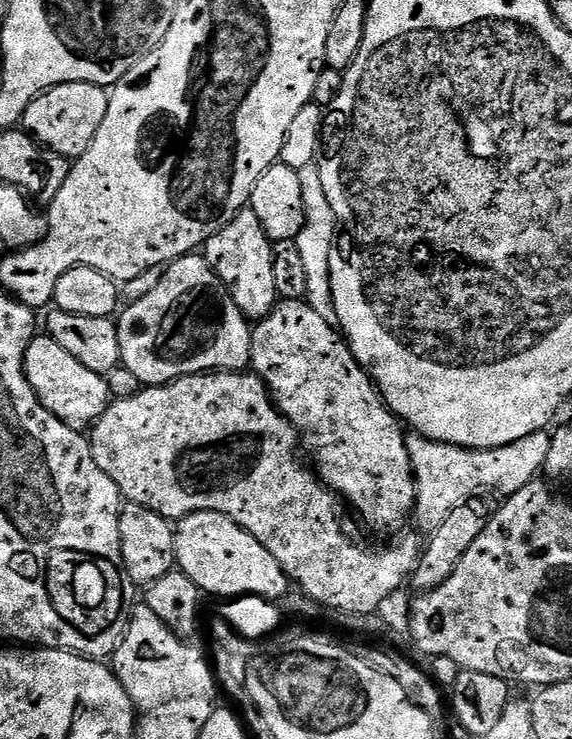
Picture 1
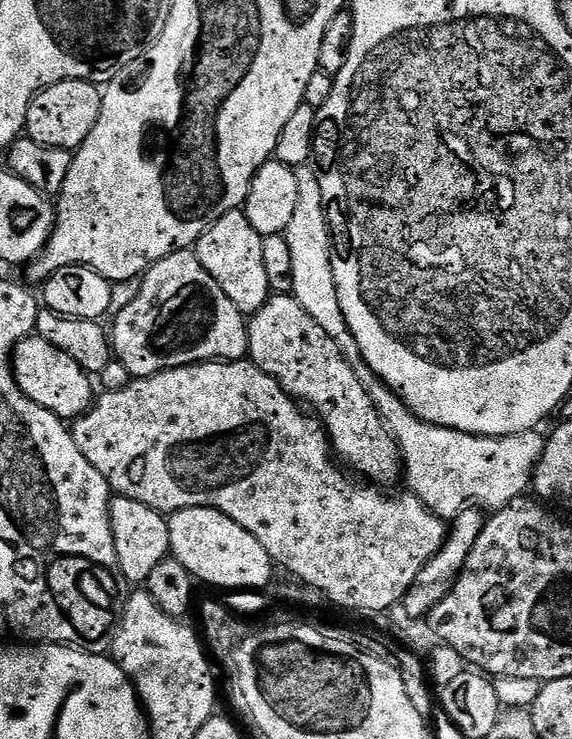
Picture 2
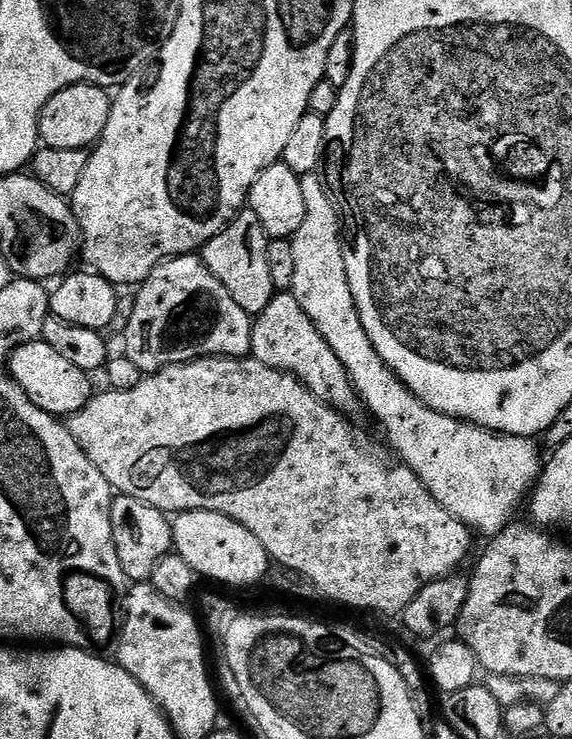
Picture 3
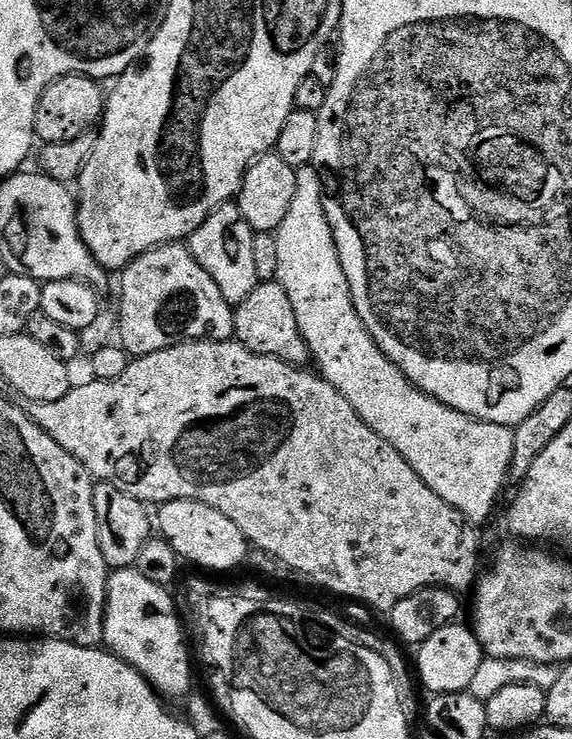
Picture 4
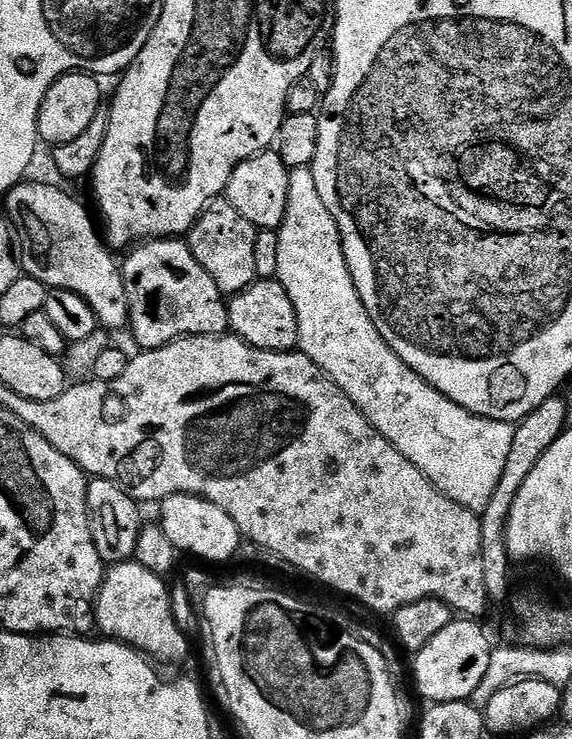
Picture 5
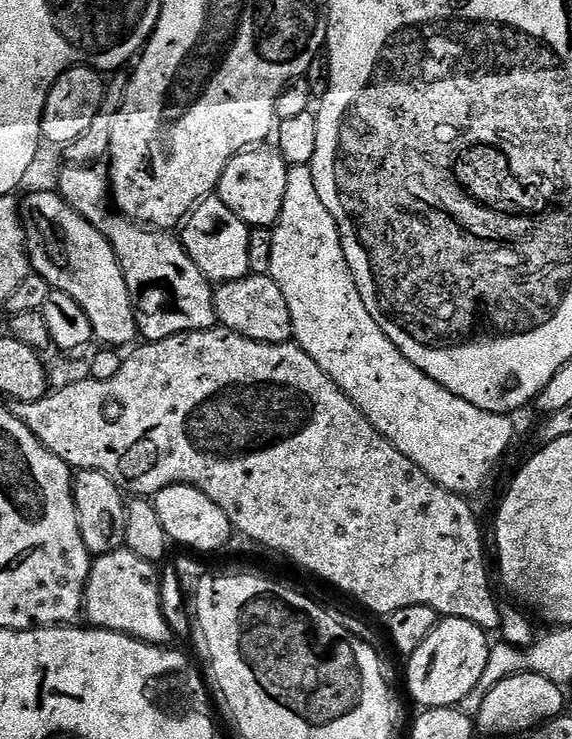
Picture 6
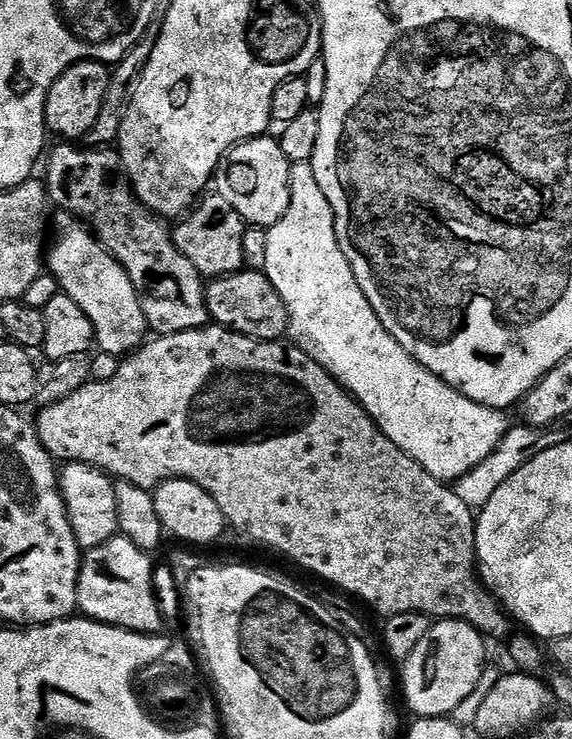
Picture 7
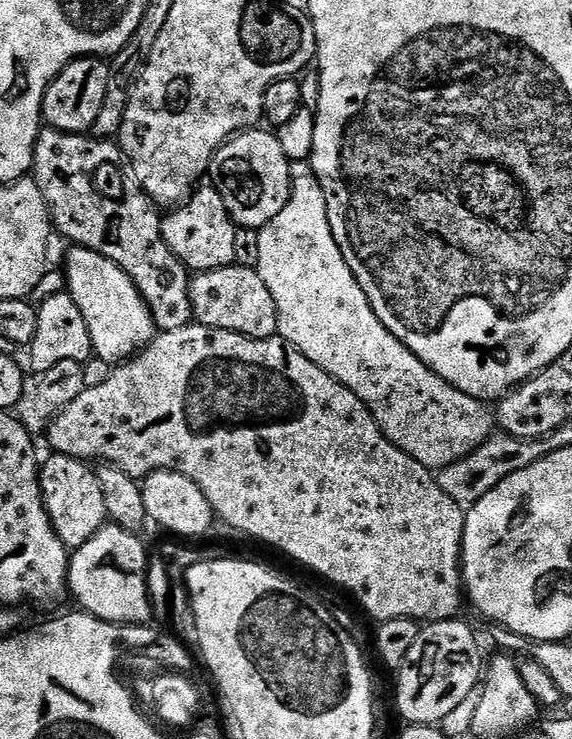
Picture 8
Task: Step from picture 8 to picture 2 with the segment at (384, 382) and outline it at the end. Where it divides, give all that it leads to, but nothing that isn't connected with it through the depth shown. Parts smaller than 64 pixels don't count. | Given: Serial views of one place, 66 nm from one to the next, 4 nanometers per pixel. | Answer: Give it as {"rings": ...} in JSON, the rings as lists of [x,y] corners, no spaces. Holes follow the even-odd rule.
{"rings":[[[308,166],[295,169],[298,178],[298,210],[294,210],[294,218],[286,233],[290,255],[294,257],[294,286],[291,295],[295,296],[302,310],[306,310],[306,314],[310,314],[310,318],[314,318],[314,322],[318,322],[318,326],[322,326],[322,330],[334,338],[338,350],[355,366],[362,386],[366,386],[378,414],[384,419],[384,427],[400,448],[406,480],[408,476],[407,487],[445,522],[451,522],[469,505],[503,506],[521,499],[527,493],[524,492],[527,488],[529,491],[536,464],[544,453],[546,440],[543,435],[539,436],[539,431],[523,432],[517,436],[475,436],[453,428],[443,428],[438,424],[428,424],[411,412],[406,402],[377,378],[367,364],[361,362],[358,342],[354,342],[354,334],[350,334],[350,326],[346,326],[346,318],[338,302],[332,269],[334,244],[330,236],[328,240],[329,217],[326,215],[324,195],[320,189],[320,178],[310,169]]]}

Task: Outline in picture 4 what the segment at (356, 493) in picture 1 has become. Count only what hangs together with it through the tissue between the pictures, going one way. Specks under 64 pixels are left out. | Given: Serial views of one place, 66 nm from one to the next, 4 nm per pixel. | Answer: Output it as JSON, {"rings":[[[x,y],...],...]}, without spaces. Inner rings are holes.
{"rings":[[[261,282],[256,289],[243,302],[235,305],[236,314],[236,335],[235,339],[250,349],[254,354],[263,356],[273,356],[279,360],[284,360],[287,364],[307,365],[310,360],[308,344],[302,338],[298,330],[298,318],[294,318],[294,306],[290,306],[290,298],[286,290],[278,282]]]}

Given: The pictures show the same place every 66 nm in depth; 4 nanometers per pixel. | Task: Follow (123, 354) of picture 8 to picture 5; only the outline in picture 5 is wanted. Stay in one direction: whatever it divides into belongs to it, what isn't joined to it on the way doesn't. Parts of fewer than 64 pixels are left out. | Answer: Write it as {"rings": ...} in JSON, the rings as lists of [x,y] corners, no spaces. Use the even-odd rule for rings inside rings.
{"rings":[[[16,184],[3,197],[3,211],[8,213],[8,223],[15,236],[14,251],[18,257],[18,268],[23,275],[42,282],[49,290],[61,288],[78,294],[94,310],[96,323],[101,329],[129,327],[128,299],[124,289],[124,273],[118,260],[109,250],[105,241],[98,233],[98,228],[92,225],[88,212],[68,192],[55,188],[52,184]]]}

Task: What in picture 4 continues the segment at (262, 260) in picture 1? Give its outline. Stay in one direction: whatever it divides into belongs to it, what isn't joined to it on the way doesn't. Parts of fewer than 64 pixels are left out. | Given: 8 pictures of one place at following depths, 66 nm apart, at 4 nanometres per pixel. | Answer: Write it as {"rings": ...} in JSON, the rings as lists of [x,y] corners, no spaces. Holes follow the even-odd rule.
{"rings":[[[223,215],[211,216],[194,235],[188,237],[186,247],[192,257],[214,278],[218,290],[222,290],[222,298],[235,306],[250,298],[250,294],[261,283],[262,277],[256,261],[257,233],[242,218],[236,218],[233,224],[227,224]]]}

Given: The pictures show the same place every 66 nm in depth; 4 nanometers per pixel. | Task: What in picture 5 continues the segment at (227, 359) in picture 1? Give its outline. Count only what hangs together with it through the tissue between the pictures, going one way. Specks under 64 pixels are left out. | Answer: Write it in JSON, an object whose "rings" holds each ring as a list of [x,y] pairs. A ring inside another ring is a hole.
{"rings":[[[161,238],[140,242],[128,254],[122,260],[122,271],[128,299],[128,323],[137,349],[161,348],[181,340],[183,336],[223,336],[229,331],[226,297],[218,290],[218,286],[214,286],[214,278],[202,270],[183,239]]]}

